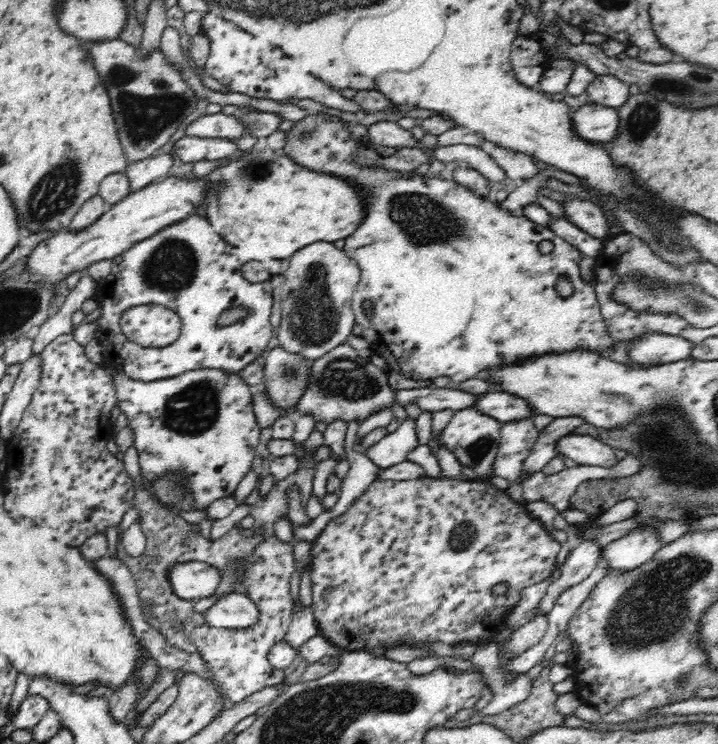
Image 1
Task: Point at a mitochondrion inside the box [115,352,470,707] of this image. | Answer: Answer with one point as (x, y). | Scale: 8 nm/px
(194, 409)

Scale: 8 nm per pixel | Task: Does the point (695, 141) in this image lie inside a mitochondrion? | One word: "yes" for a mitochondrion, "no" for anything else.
no

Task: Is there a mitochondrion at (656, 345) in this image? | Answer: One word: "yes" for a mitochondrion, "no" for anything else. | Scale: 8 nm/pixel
no

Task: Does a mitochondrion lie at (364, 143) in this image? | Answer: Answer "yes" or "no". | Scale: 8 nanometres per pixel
no

